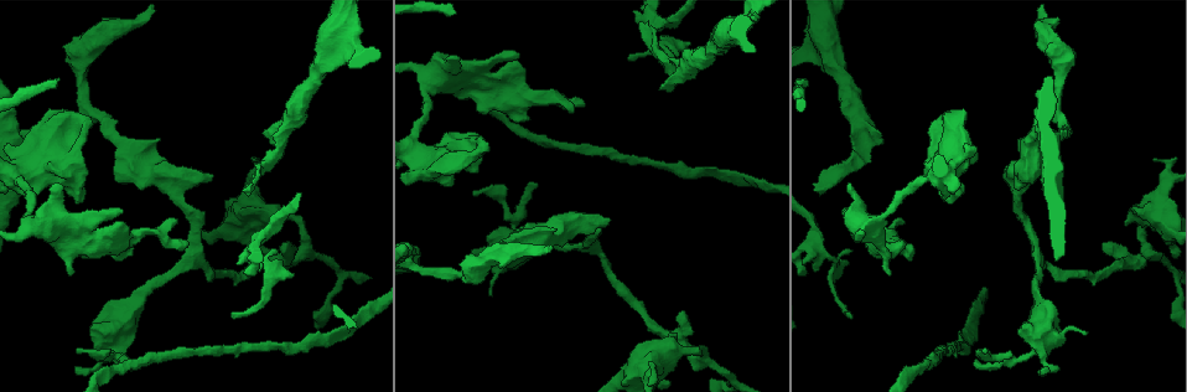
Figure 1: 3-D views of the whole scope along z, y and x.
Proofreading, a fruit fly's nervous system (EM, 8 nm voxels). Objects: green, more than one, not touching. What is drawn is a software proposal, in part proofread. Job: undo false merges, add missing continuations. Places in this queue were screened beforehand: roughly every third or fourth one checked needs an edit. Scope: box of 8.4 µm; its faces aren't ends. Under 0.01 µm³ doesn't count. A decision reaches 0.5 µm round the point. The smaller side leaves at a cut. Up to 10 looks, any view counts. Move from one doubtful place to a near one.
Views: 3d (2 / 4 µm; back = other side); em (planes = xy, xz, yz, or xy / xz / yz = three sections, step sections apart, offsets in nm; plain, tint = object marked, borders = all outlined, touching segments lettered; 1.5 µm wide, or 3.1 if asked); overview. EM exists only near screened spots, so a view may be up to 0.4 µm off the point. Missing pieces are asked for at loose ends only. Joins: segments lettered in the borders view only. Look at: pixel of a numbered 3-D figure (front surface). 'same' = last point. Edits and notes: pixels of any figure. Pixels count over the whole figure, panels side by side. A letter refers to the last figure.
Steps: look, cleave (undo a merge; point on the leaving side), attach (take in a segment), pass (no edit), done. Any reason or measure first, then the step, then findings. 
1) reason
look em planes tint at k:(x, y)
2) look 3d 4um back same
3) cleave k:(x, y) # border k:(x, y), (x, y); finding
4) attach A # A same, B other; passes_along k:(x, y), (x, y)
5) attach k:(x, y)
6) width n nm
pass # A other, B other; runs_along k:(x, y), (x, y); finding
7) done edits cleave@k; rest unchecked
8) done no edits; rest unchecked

an open end
look em yz step 8 borders at 1:(888, 274)

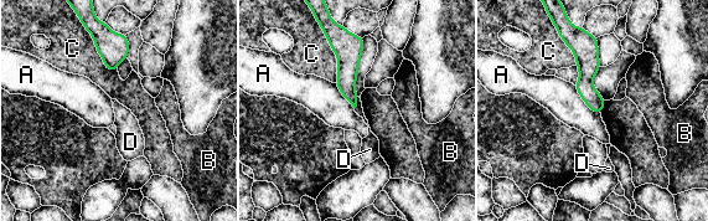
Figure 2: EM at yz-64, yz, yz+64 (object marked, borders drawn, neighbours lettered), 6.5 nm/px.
pass # A other, B other, C other, D other; no lettered segment goes on from it

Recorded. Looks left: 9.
branch stops here
look em planes borders at 1:(78, 350)

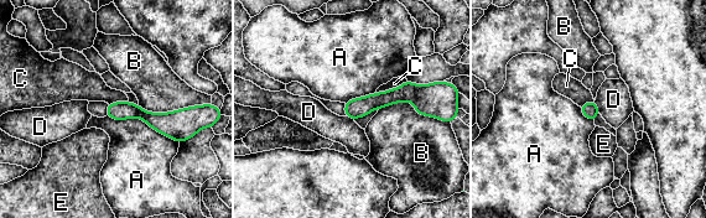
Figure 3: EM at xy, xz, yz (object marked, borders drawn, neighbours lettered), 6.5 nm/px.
pass # A other, B other, C other, D other, E other; border 3:(406, 79), (394, 88), (375, 93); none of them fits

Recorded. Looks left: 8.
stops while still wide
look 3d 2um back at 1:(667, 89)

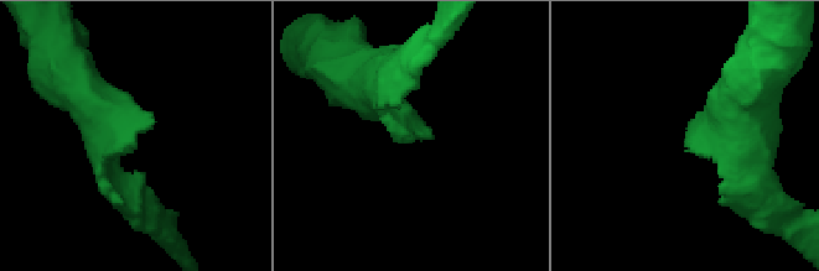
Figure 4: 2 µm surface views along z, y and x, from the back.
shape alone is not enough
look em planes borders at 4:(134, 148)

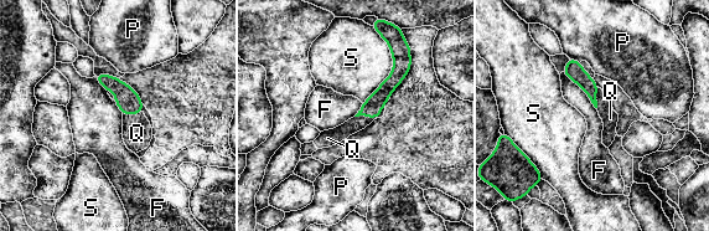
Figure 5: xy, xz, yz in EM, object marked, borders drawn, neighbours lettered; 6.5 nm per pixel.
attach Q # F other, P other, Q same, S other; passes_along 5:(372, 107), (366, 114), (355, 124); the cell continues

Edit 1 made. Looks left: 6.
tapers out
look em planes borders at 1:(629, 60)

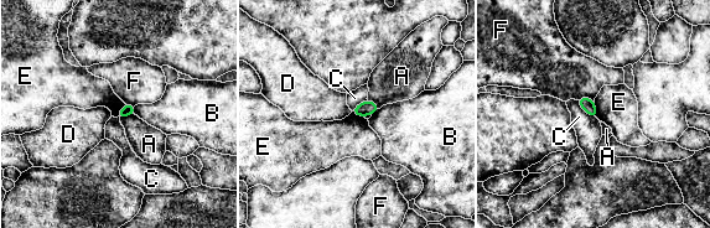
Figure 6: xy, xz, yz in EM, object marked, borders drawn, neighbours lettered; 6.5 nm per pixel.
pass # A other, B other, C other, D other, E other, F other; no lettered segment goes on from it

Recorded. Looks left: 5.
done edits attach@5; rest unchecked

